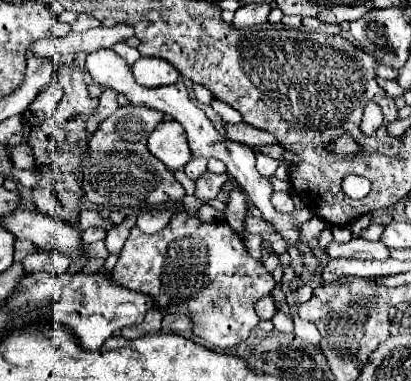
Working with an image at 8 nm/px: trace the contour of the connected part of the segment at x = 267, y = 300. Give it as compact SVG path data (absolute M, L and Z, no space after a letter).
M269 295L269 297L261 297L261 301L257 301L255 309L257 309L257 315L259 315L259 319L271 319L271 317L277 313L275 299L273 299L271 295Z

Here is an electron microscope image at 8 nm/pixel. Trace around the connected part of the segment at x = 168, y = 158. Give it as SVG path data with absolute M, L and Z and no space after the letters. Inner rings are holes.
M161 121L151 137L149 137L149 151L161 159L171 171L185 167L191 159L191 151L187 145L187 133L177 121Z

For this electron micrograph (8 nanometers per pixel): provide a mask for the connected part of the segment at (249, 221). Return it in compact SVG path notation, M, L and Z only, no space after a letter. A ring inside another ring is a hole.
M249 215L247 219L245 219L245 231L247 233L257 233L257 235L263 235L263 233L269 233L269 231L273 231L273 227L269 227L267 225L267 221L261 217L261 215Z

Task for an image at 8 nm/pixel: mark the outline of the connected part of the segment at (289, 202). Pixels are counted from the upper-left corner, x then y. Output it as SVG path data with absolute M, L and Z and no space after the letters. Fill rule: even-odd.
M277 191L277 193L273 193L273 197L271 197L271 201L273 201L273 207L277 209L277 211L281 211L281 213L293 213L293 199L287 195L287 193L281 193L281 191Z

